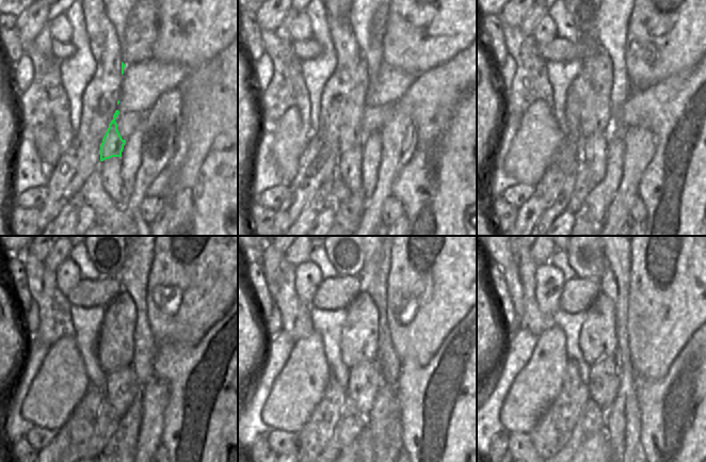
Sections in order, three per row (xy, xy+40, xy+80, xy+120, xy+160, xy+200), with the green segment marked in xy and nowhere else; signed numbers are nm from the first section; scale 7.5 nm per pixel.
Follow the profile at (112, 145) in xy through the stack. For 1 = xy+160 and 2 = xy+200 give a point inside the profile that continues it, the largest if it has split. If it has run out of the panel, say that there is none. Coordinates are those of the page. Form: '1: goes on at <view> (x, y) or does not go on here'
1: goes on at xy+160 (358, 340)
2: goes on at xy+200 (597, 340)

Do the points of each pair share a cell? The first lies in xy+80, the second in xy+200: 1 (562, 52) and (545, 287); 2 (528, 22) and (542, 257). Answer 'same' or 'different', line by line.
1: different
2: same

